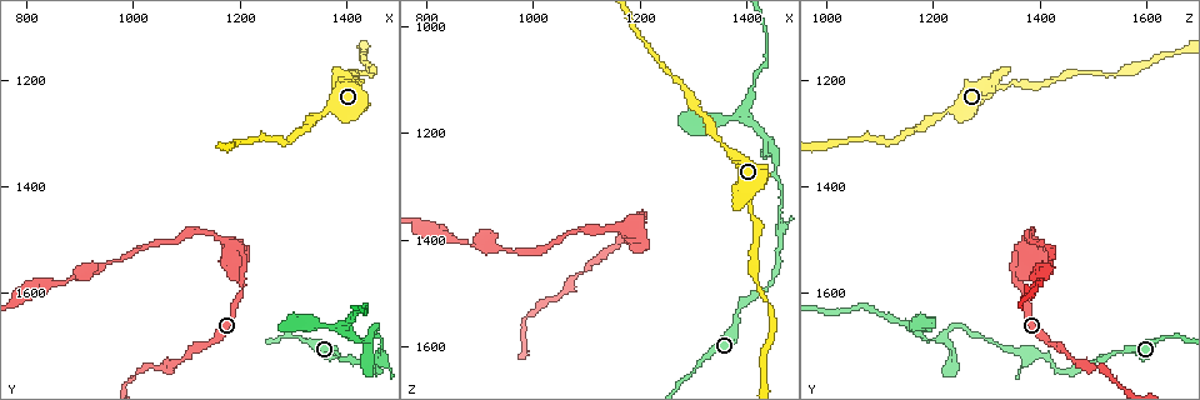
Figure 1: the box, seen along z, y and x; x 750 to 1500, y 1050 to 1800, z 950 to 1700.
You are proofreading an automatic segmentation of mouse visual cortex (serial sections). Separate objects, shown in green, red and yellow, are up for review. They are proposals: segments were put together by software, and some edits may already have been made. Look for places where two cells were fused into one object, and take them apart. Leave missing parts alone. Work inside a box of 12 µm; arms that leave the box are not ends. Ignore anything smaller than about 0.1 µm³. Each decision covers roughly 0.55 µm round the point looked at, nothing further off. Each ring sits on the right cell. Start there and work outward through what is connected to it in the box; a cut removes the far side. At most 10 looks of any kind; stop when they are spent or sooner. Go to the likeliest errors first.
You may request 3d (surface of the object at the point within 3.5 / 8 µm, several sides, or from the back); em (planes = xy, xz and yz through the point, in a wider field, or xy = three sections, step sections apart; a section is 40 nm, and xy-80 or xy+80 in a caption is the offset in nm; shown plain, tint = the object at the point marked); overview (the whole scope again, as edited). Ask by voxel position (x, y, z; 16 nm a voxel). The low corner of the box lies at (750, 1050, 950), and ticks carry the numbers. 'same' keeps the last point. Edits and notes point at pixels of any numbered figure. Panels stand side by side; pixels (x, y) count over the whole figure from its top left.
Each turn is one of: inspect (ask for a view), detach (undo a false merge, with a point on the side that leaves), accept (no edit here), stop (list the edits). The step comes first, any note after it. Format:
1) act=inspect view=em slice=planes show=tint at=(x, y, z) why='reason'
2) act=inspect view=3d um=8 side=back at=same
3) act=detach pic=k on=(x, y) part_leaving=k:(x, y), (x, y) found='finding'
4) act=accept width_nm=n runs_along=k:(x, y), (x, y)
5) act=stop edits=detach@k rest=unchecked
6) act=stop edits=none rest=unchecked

act=inspect view=3d um=8 at=(1455, 1660, 1240) why='abrupt turn'

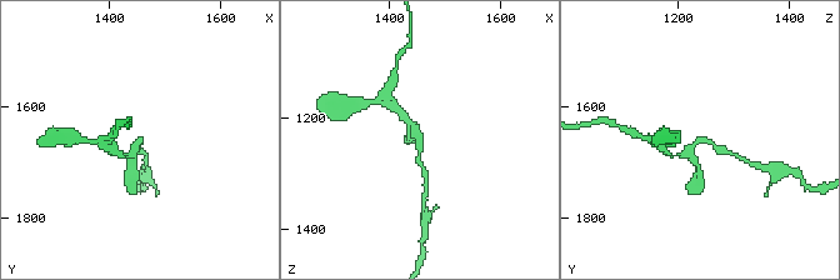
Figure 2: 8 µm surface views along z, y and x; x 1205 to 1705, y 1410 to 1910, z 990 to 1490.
act=inspect view=em slice=xy step=2 show=tint at=(1455, 1665, 1240)

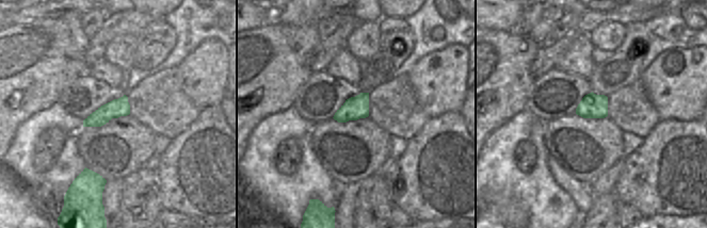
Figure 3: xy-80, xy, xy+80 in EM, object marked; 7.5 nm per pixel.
act=accept found='one cell here'

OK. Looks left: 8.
act=inspect view=3d um=3.5 at=(1405, 1205, 1330) why='thick turns thin'

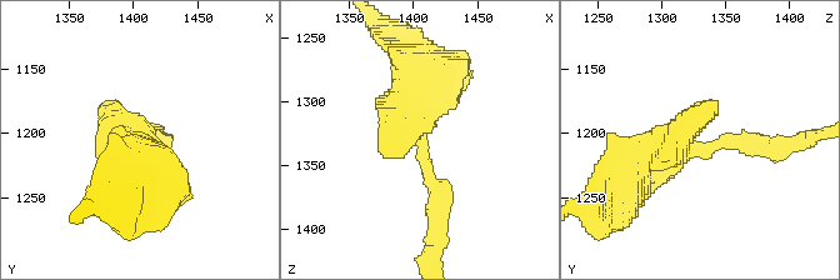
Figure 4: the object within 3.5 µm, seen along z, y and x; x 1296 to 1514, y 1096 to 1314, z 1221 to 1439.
act=inspect view=em slice=xy step=2 show=tint at=(1406, 1208, 1332)

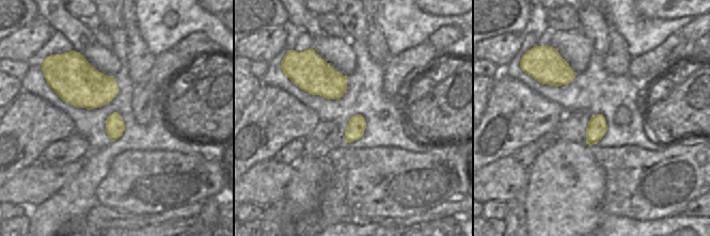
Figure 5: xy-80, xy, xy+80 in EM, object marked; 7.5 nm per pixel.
act=inspect view=em slice=planes show=tint at=same

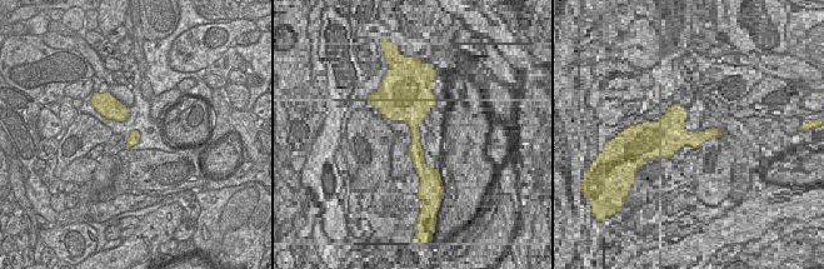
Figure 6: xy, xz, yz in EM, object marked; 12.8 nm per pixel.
act=accept found='all the same cell'

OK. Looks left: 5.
act=inspect view=3d um=3.5 at=(1185, 1550, 1370) why='thick turns thin'

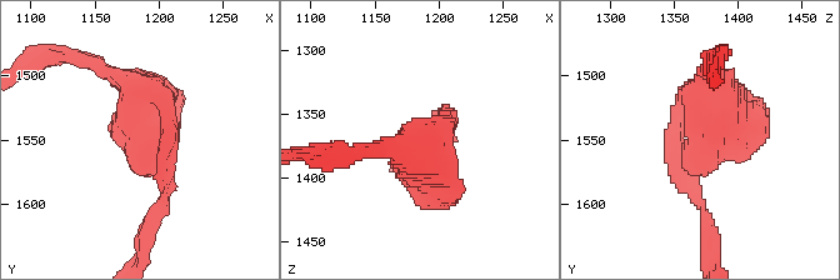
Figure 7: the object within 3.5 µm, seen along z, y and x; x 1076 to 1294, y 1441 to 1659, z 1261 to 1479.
act=inspect view=em slice=xy step=3 show=tint at=(1190, 1558, 1372) why='shape alone is not enough'

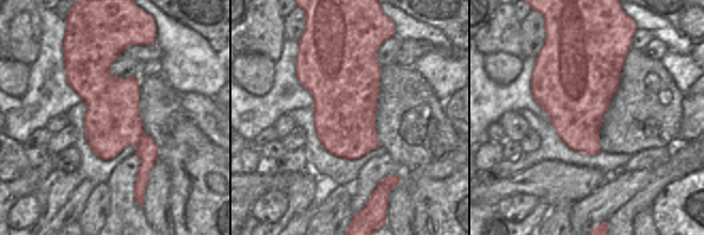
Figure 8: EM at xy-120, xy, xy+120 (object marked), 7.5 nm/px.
act=inspect view=em slice=xy step=1 show=tint at=same

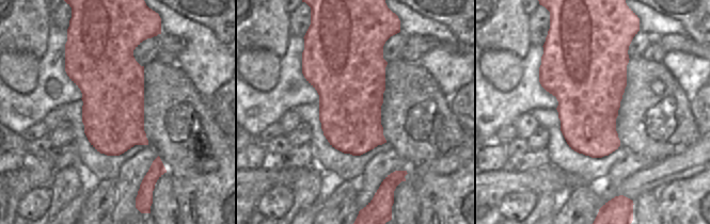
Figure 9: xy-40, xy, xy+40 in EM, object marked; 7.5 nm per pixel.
act=accept width_nm=500 runs_along=7:(164, 193), (141, 96), (95, 66) found='all the same cell'

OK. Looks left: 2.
act=inspect view=3d um=3.5 at=(935, 1550, 1410) why='calibre changes'

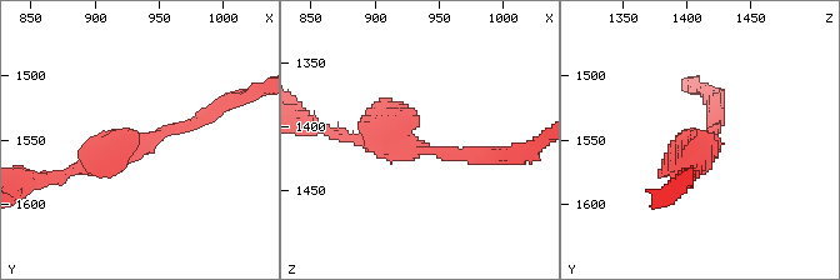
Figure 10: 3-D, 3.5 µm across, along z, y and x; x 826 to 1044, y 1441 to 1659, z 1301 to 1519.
act=inspect view=em slice=xy step=5 show=tint at=(936, 1554, 1416) why='need the tissue'

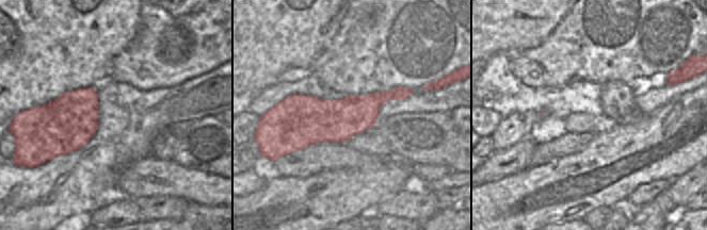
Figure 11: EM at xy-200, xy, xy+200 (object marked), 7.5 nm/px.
act=accept arm_widths_nm=150,250 runs_along=10:(211, 111), (66, 174) found='one cell here'

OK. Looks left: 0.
act=stop edits=none rest=unchecked

